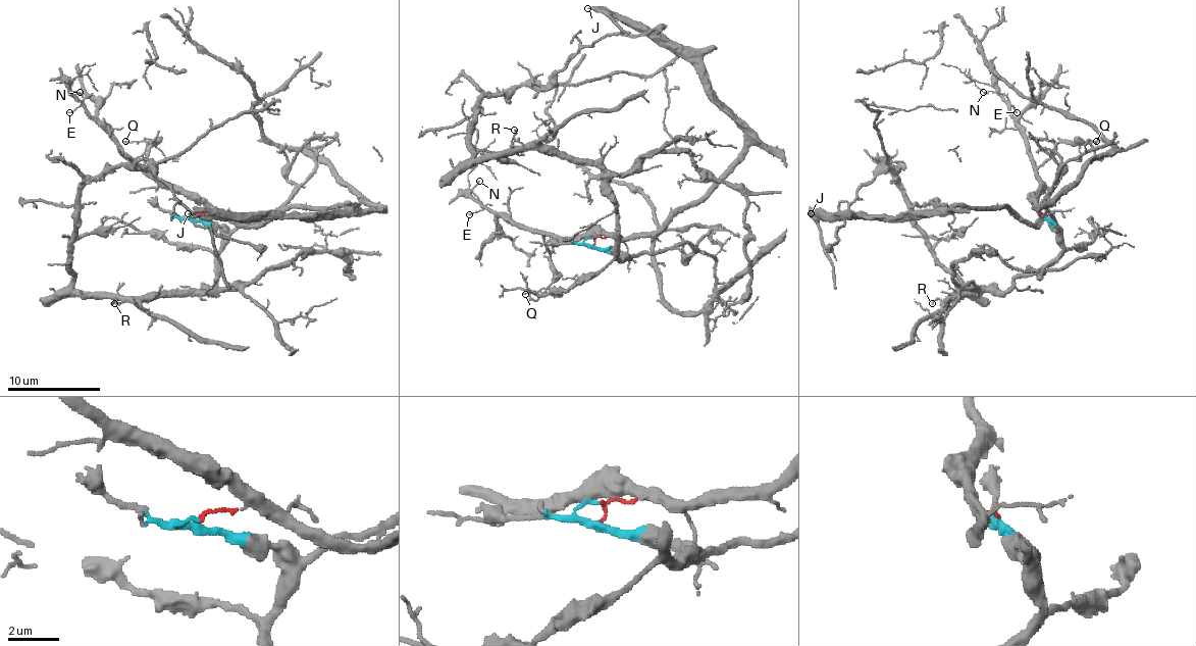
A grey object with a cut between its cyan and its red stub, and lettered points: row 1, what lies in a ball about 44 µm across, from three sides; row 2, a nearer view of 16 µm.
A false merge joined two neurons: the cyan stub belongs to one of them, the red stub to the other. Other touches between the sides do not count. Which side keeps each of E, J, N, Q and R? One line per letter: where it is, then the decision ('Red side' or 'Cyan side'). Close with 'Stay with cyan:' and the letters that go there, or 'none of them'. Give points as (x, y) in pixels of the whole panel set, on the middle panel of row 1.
E: Place: (469, 214). Red side
J: Place: (587, 8). Red side
N: Place: (479, 181). Red side
Q: Place: (525, 294). Red side
R: Place: (514, 130). Cyan side
Stay with cyan: R

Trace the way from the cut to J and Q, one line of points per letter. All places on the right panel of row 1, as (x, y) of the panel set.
J: (1048, 216), (1038, 211), (1041, 214), (1034, 226), (1010, 207), (956, 207), (887, 216), (810, 214)
Q: (1048, 216), (1038, 211), (1036, 169), (1059, 142), (1097, 142)

